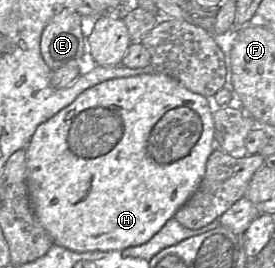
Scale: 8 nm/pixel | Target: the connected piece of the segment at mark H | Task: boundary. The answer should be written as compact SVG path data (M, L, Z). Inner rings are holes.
M142 74L114 78L82 92L70 105L40 124L26 147L26 182L33 211L53 240L74 252L122 251L148 242L165 223L197 191L205 175L206 163L216 148L212 100L193 93L171 77L161 74Z

